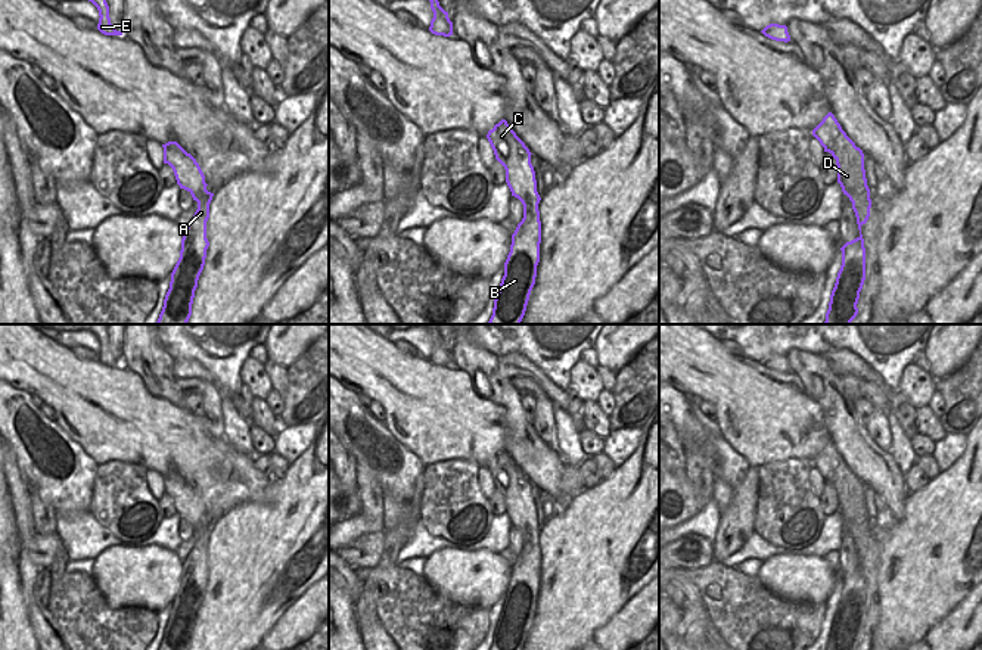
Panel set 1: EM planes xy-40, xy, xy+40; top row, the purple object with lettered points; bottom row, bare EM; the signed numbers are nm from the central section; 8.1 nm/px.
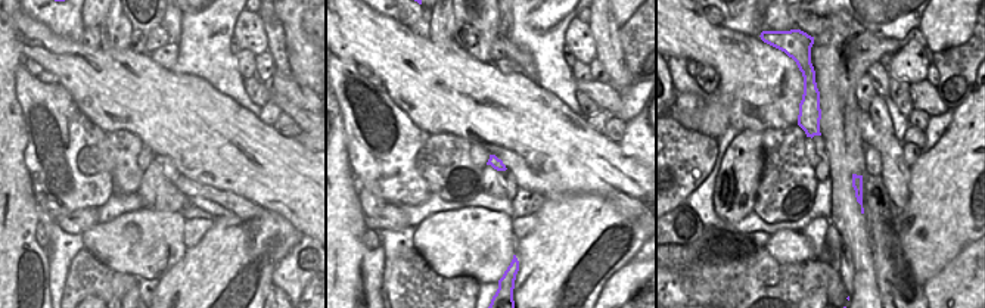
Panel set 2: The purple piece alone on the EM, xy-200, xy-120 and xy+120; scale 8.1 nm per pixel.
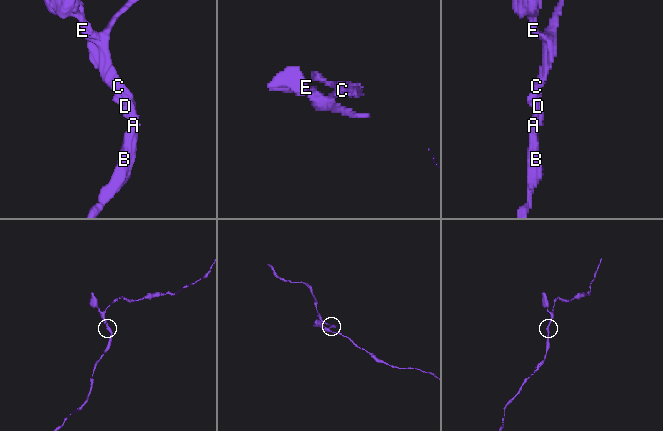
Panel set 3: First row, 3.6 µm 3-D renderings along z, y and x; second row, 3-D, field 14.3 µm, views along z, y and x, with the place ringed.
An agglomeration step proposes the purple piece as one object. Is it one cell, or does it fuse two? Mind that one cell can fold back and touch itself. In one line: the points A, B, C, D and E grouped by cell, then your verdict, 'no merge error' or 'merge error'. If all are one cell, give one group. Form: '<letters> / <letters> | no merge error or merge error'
A B C D E | no merge error

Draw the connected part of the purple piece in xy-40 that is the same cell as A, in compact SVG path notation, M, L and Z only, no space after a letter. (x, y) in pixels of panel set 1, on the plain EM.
M168 472L162 478L164 494L173 498L177 514L192 525L198 532L198 539L183 562L180 588L171 603L170 619L158 650L189 650L209 576L206 551L214 523L206 520L208 514L196 489L177 472Z

